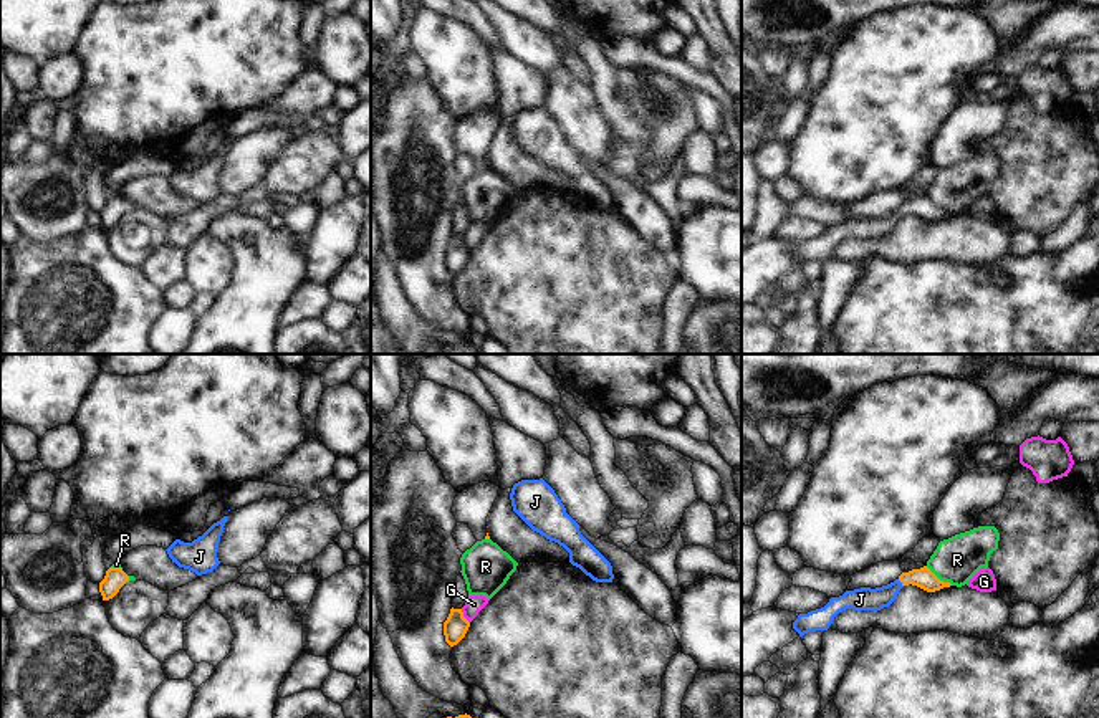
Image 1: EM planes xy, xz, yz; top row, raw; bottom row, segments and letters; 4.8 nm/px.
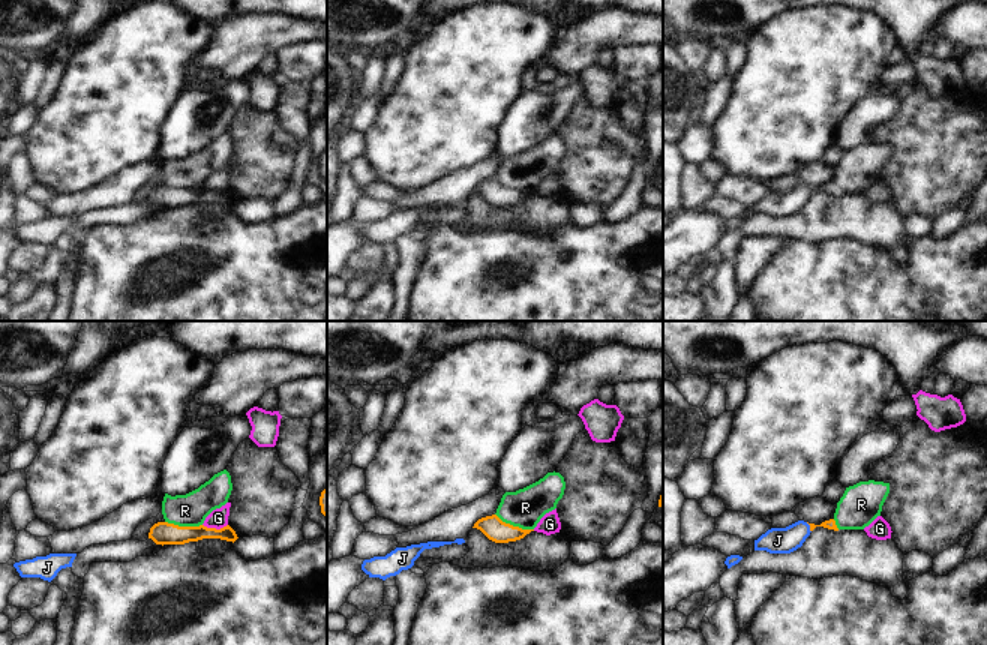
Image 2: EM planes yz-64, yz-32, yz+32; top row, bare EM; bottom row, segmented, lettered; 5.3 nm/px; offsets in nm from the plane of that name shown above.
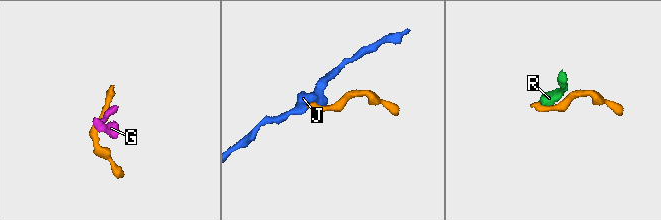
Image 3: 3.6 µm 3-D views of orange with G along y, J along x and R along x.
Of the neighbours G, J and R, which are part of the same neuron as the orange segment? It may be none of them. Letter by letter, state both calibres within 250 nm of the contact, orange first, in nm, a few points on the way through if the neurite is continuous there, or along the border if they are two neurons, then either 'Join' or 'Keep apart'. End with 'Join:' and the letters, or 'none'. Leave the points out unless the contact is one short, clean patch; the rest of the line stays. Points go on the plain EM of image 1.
G: Thickness 120 nm (orange) against 90 nm. Boundary: xz (460, 239), (469, 252). Keep apart
J: Thickness 100 nm (orange) against 110 nm. Path across: yz (924, 207), (901, 210), (881, 227), (859, 229). Join
R: Thickness 100 nm (orange) against 220 nm. Boundary: yz (926, 196), (952, 214). Keep apart
Join: J.

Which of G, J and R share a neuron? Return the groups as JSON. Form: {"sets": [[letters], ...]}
{"sets": [["G"], ["J"], ["R"]]}

